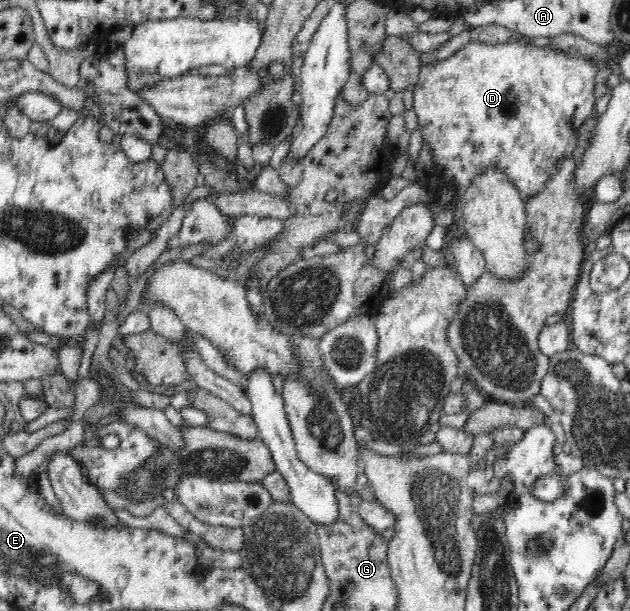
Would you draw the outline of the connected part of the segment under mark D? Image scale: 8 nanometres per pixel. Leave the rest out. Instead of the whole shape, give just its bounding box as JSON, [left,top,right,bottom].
[413,39,598,202]

